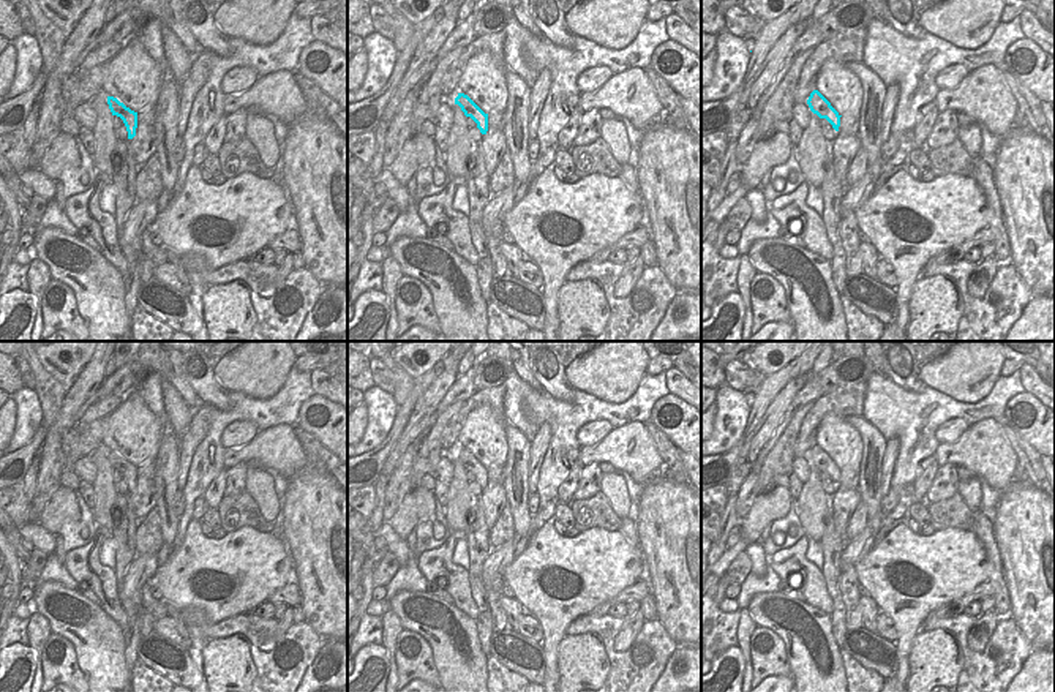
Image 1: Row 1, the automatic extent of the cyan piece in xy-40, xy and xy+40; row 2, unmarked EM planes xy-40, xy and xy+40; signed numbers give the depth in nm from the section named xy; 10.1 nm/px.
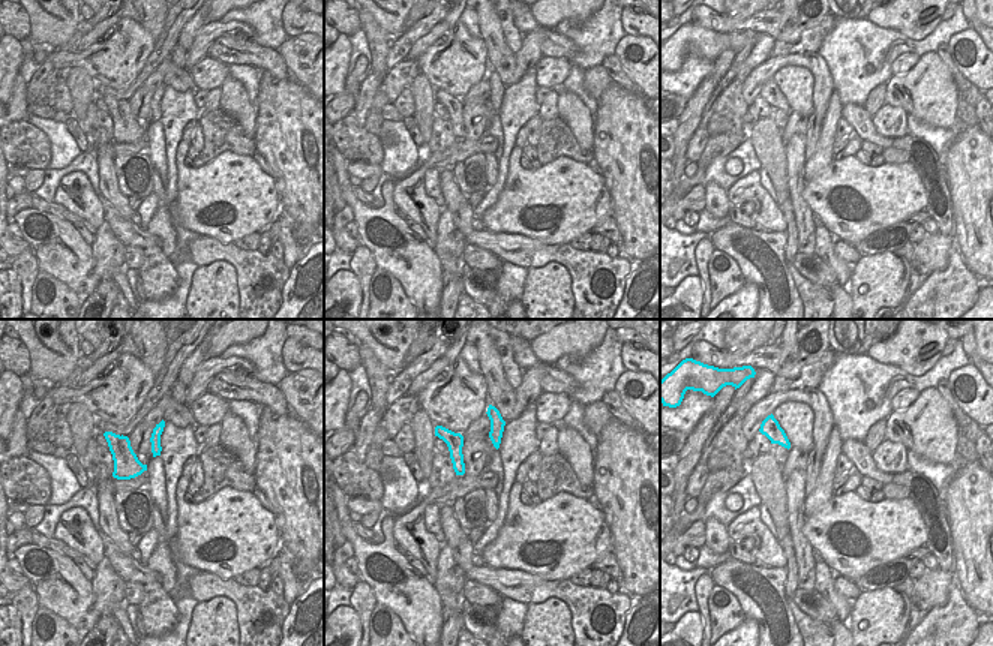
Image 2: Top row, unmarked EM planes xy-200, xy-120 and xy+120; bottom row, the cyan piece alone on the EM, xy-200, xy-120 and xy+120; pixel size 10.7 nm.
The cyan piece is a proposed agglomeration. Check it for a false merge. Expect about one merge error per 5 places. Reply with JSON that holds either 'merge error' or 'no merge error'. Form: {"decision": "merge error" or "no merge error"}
{"decision": "no merge error"}

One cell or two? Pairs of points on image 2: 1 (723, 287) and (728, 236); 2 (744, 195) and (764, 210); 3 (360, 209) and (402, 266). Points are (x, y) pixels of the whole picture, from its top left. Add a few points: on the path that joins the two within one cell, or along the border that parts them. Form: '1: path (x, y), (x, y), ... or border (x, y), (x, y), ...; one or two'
1: border (714, 248), (726, 252), (735, 261), (746, 282); two
2: path (750, 195), (755, 195), (762, 204); one
3: path (363, 225), (366, 239), (386, 252); one

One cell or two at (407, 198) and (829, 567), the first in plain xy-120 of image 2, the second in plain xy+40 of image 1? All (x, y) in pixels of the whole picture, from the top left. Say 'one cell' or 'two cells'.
two cells

